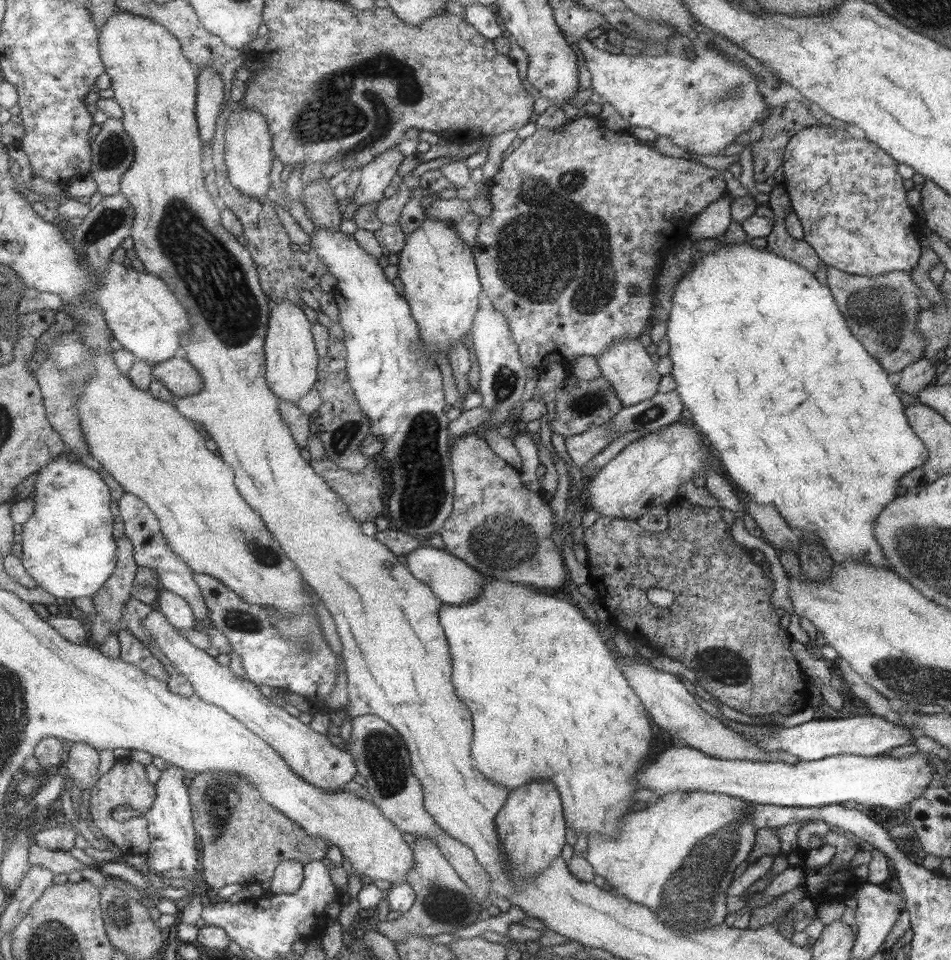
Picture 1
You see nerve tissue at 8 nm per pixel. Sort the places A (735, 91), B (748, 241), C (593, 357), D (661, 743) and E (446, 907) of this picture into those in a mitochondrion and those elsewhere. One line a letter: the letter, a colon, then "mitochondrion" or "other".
A: mitochondrion
B: other
C: other
D: other
E: mitochondrion

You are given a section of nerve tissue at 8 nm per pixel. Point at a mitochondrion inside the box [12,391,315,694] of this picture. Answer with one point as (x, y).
(235, 618)

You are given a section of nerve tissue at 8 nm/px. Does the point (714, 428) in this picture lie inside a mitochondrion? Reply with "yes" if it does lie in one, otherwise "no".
no

